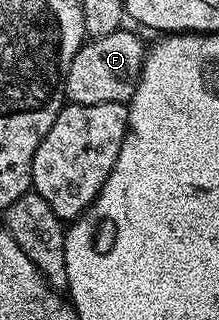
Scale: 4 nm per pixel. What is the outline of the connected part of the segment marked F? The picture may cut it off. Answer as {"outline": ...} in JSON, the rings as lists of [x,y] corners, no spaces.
{"outline":[[[120,29],[99,38],[84,42],[67,72],[65,97],[72,105],[92,105],[93,103],[130,102],[139,76],[143,70],[145,45],[131,31]]]}

